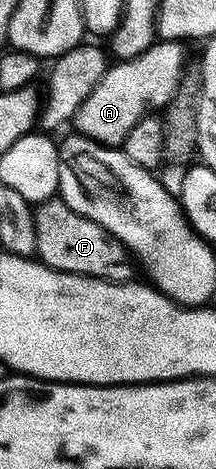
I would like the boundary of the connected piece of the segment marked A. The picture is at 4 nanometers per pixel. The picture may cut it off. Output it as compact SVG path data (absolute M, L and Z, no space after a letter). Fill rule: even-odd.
M159 41L148 52L144 52L131 62L119 61L111 65L100 80L100 84L84 100L84 104L74 117L72 126L83 138L90 138L101 146L111 148L125 147L128 132L140 124L140 120L165 111L177 96L181 82L188 71L186 50L181 41ZM159 110L159 111L158 111Z

